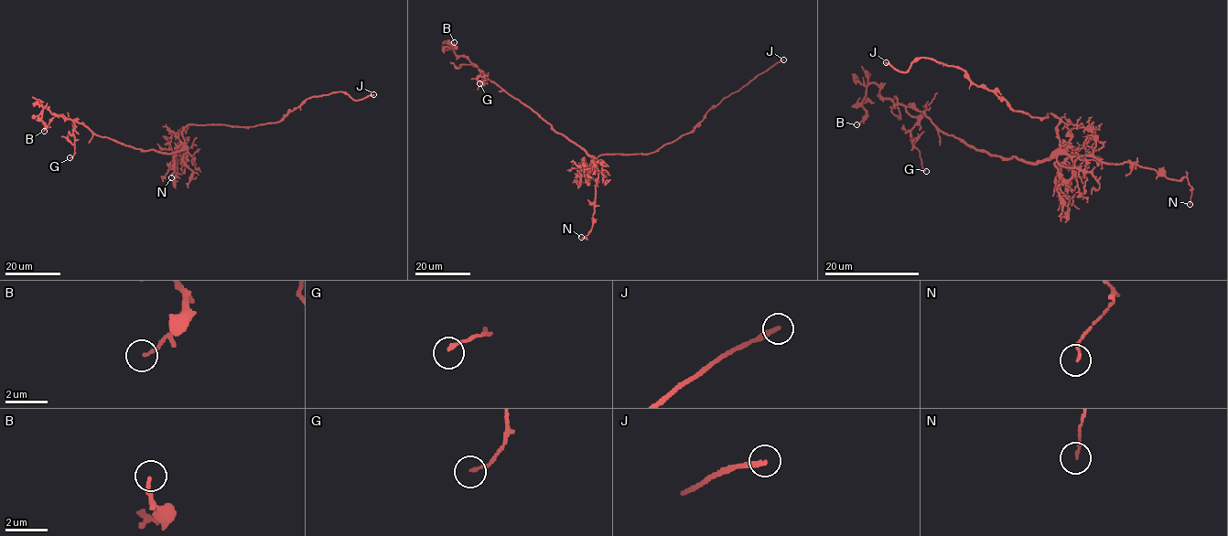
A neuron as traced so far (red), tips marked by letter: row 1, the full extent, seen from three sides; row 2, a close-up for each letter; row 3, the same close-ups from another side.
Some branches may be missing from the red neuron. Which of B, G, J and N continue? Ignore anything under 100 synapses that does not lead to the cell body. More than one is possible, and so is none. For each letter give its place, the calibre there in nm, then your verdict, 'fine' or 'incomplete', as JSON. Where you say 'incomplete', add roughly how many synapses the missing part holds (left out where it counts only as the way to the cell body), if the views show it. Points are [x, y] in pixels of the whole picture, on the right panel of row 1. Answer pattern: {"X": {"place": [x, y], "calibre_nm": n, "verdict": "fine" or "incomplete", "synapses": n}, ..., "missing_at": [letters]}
{"B": {"place": [856, 124], "calibre_nm": 140, "verdict": "fine"}, "G": {"place": [926, 171], "calibre_nm": 140, "verdict": "fine"}, "J": {"place": [886, 62], "calibre_nm": 280, "verdict": "incomplete"}, "N": {"place": [1190, 204], "calibre_nm": 110, "verdict": "fine"}, "missing_at": ["J"]}

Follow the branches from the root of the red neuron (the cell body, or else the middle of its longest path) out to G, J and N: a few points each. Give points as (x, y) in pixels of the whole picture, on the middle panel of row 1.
G: (592, 160), (595, 161), (581, 148), (492, 82), (484, 71), (486, 78), (483, 74), (484, 80), (479, 83)
J: (592, 160), (601, 155), (656, 151), (690, 133), (724, 98), (783, 59)
N: (592, 160), (598, 170), (593, 223), (587, 239), (581, 237)

